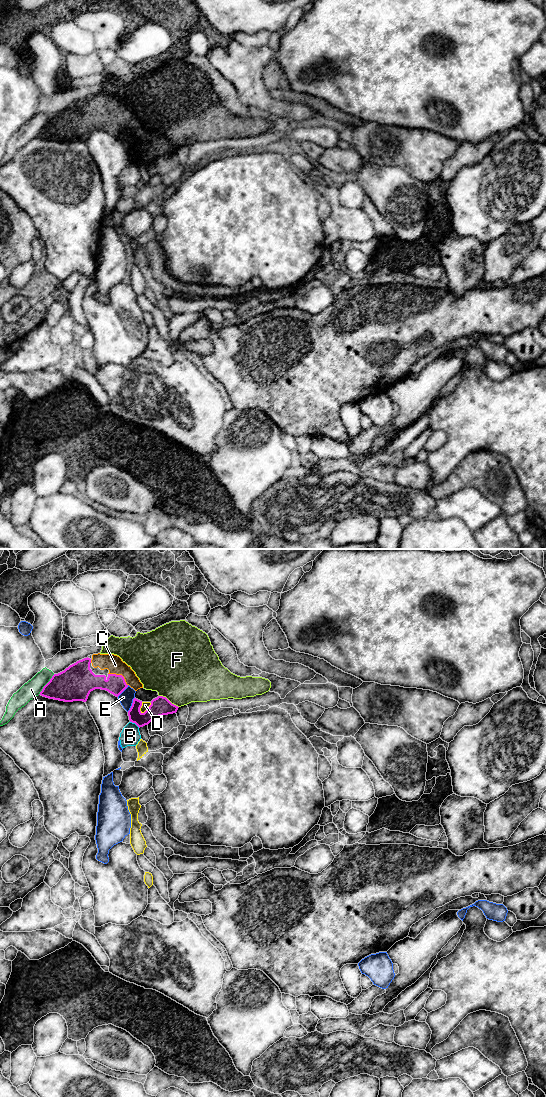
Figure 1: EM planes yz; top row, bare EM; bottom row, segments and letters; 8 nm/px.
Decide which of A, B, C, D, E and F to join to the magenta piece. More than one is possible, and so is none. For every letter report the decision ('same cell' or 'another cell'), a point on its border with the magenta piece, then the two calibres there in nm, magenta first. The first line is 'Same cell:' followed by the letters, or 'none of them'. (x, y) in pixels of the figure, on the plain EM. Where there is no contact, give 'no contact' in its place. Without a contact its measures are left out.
Same cell: C
A: another cell | yz (46, 124) | 280/140 nm
B: another cell | yz (135, 163) | 150/160 nm
C: same cell | yz (120, 115) | 160/140 nm
D: another cell | yz (147, 149) | 150/60 nm
E: another cell | yz (132, 144) | 150/110 nm
F: another cell | yz (168, 140) | 150/480 nm

